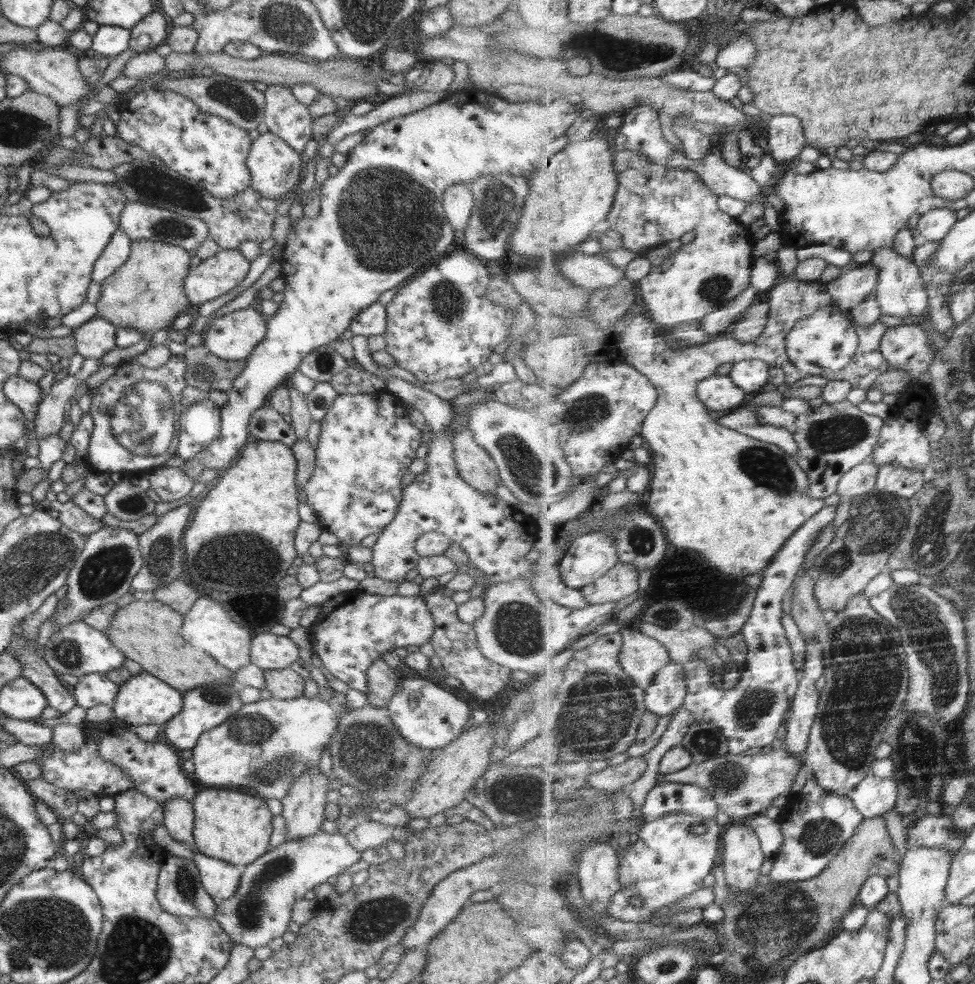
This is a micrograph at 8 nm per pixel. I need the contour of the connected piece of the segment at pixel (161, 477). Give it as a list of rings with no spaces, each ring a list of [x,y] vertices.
[[[158,467],[148,477],[152,490],[162,503],[180,500],[190,495],[194,481],[182,471],[182,468]]]

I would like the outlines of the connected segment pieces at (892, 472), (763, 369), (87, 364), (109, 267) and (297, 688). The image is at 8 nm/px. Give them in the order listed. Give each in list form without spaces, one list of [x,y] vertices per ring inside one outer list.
[[[884,466],[879,471],[876,490],[886,491],[910,500],[915,499],[924,486],[924,472],[922,470],[910,470],[904,466]]]
[[[745,360],[734,365],[731,377],[751,395],[762,391],[762,387],[770,382],[771,363],[765,360]]]
[[[84,358],[82,369],[74,375],[67,374],[62,380],[54,381],[50,393],[39,402],[34,420],[38,440],[45,436],[56,435],[64,425],[64,414],[69,401],[74,397],[76,388],[91,374],[100,370],[100,358]]]
[[[119,226],[106,248],[102,251],[100,258],[94,263],[91,275],[92,281],[101,284],[126,262],[130,253],[130,237]]]
[[[288,668],[264,670],[265,688],[279,699],[298,698],[305,691],[305,680]]]

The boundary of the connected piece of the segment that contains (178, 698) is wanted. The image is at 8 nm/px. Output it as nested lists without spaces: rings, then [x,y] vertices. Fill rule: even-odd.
[[[143,670],[119,685],[113,713],[126,725],[165,724],[180,712],[182,705],[183,696],[179,690]]]

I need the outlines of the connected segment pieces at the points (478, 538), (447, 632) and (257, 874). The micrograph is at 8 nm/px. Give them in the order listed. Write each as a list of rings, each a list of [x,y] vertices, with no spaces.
[[[390,377],[385,381],[388,392],[420,410],[431,425],[434,439],[428,444],[429,451],[424,458],[426,471],[403,488],[396,517],[384,527],[372,548],[371,563],[375,576],[397,584],[404,582],[406,573],[420,561],[415,550],[416,540],[422,534],[438,532],[456,542],[466,552],[471,563],[484,572],[487,578],[485,586],[528,577],[531,580],[531,589],[541,601],[556,601],[574,609],[590,607],[591,602],[584,596],[583,589],[568,586],[560,577],[558,568],[541,567],[536,562],[535,555],[545,541],[540,540],[540,536],[544,538],[544,534],[540,534],[532,512],[522,512],[525,509],[511,507],[497,495],[484,496],[478,493],[458,475],[451,441],[454,430],[450,429],[450,424],[456,418],[457,412],[461,411],[454,409],[450,401],[413,385],[410,380]]]
[[[434,590],[424,596],[424,601],[435,624],[429,642],[433,646],[435,655],[442,662],[440,673],[458,678],[466,692],[470,692],[482,700],[490,700],[492,696],[496,696],[498,692],[502,692],[506,688],[510,678],[516,678],[509,668],[490,661],[480,652],[473,624],[466,624],[458,619],[457,605],[450,597],[443,595],[441,590]]]
[[[322,830],[312,836],[288,839],[246,865],[240,884],[230,898],[214,898],[217,907],[213,918],[233,940],[233,946],[265,947],[289,930],[290,913],[296,900],[304,898],[315,886],[326,883],[328,878],[346,872],[361,859],[361,852],[339,832],[330,834]]]

